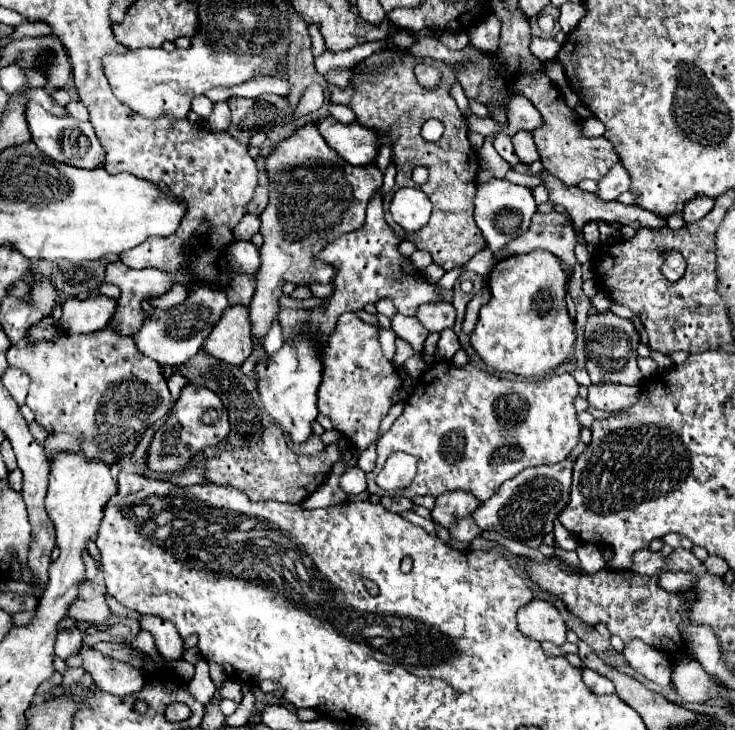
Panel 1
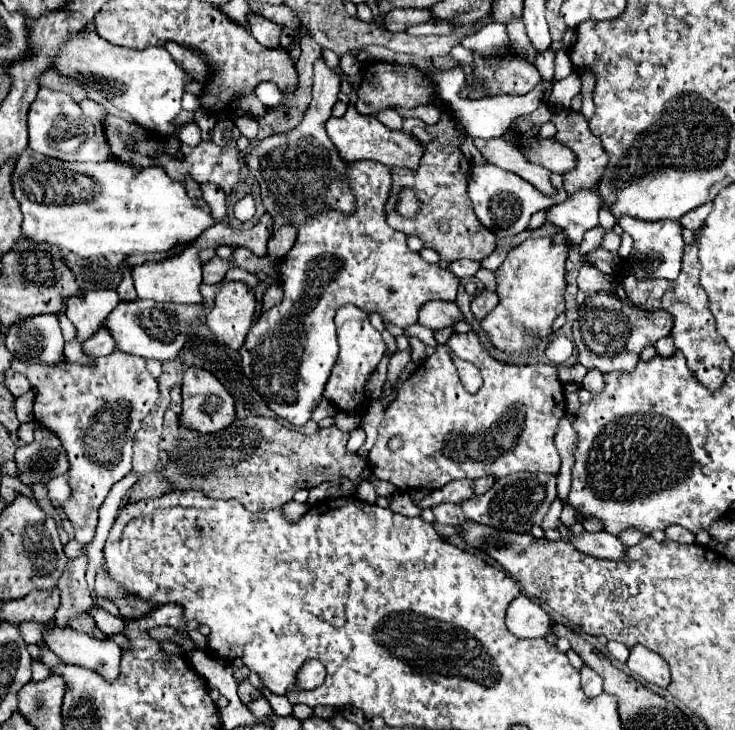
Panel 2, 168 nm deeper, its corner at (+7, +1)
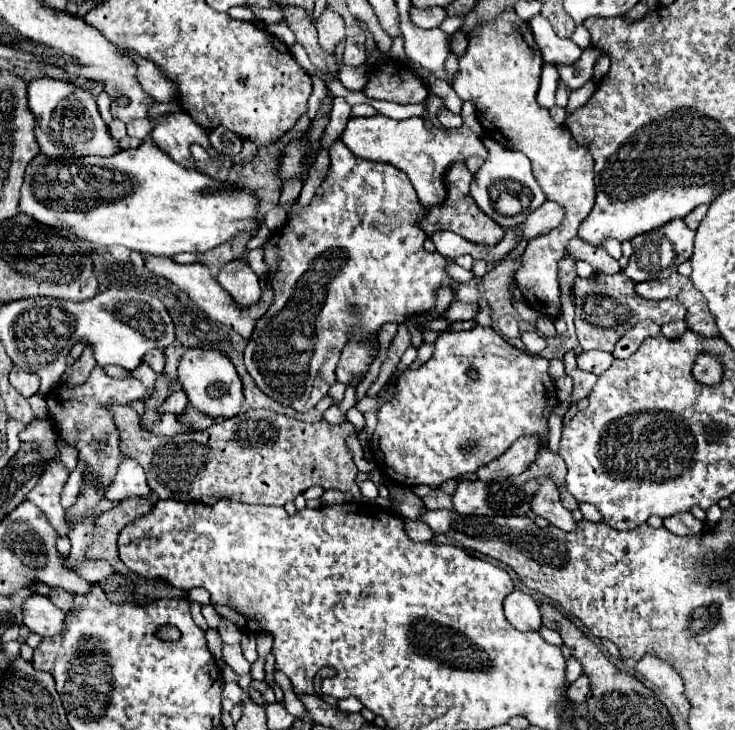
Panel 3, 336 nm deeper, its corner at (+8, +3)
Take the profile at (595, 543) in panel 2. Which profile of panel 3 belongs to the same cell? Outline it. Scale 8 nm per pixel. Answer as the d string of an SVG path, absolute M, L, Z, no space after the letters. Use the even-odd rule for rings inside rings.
M548 477L542 479L542 489L538 489L538 493L536 493L536 497L532 497L530 505L538 517L548 519L558 529L562 529L566 533L574 533L578 529L578 523L574 521L572 513L562 507L560 493L556 491L554 483Z

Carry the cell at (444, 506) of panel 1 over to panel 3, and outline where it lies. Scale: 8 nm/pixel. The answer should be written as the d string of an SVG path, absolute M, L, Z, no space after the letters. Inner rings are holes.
M522 437L522 441L514 441L514 445L502 453L494 463L478 469L480 481L492 481L498 477L510 477L522 473L538 453L538 437Z

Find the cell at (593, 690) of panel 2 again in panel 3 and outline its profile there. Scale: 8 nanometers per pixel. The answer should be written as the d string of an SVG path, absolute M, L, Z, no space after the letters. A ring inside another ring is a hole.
M580 675L568 689L568 697L574 701L574 703L584 703L586 697L590 693L590 677L588 675Z

